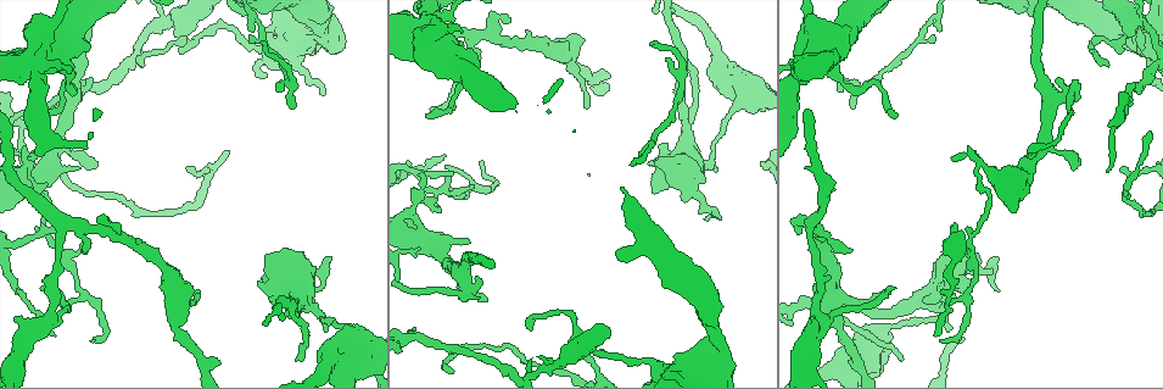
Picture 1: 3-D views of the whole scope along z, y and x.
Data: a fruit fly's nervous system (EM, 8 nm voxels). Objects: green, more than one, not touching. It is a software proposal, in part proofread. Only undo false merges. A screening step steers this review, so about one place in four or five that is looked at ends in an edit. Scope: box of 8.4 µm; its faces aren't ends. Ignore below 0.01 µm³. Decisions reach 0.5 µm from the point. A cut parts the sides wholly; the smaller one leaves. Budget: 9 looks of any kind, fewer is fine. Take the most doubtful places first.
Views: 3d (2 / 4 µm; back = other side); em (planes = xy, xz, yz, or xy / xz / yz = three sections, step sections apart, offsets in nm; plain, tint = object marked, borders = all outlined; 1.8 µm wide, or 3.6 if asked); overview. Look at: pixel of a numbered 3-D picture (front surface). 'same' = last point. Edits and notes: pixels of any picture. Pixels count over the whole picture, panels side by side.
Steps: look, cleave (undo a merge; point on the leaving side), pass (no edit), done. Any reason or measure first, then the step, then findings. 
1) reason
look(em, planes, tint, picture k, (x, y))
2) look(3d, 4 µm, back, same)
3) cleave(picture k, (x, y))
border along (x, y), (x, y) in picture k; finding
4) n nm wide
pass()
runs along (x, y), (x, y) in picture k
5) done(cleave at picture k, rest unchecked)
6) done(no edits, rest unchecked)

abrupt turn
look(em, xy, step 16, tint, picture 1, (42, 64))

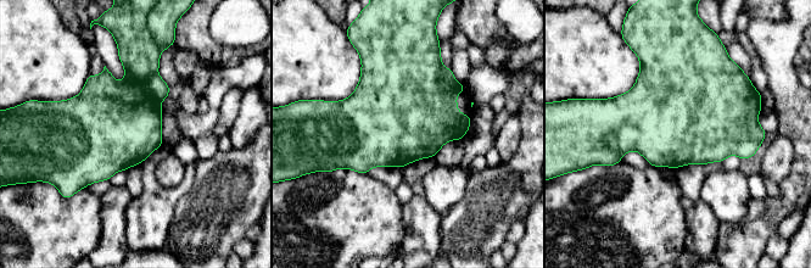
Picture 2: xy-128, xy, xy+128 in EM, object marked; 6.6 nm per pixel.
another direction
look(em, planes, tint, same)

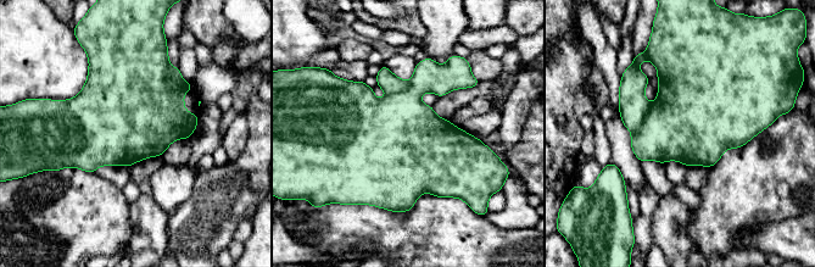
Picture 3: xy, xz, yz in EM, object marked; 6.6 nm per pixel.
cleave(picture 3, (634, 106))
border along (651, 104), (645, 120), (631, 133) in picture 3; two neurons meet here

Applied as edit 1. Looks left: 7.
abrupt turn
look(3d, 4 µm, back, picture 1, (52, 244))

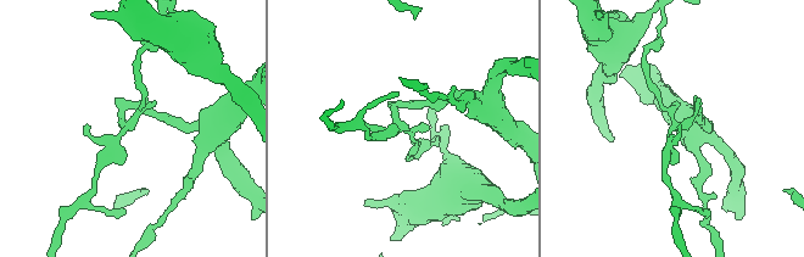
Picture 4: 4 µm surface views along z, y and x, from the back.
need the tissue
look(em, xy, step 8, tint, picture 4, (677, 123))

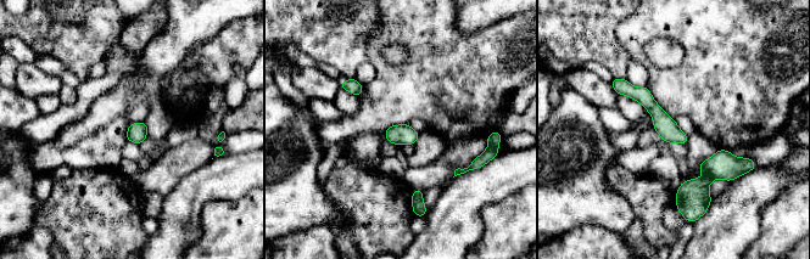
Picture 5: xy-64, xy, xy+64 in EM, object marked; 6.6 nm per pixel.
140 nm wide
pass()
runs along (616, 84), (638, 94), (685, 139) in picture 5; all the same neuron

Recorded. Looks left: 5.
thick turns thin
look(em, 3.6 µm, xz, step 16, tint, picture 1, (654, 363))

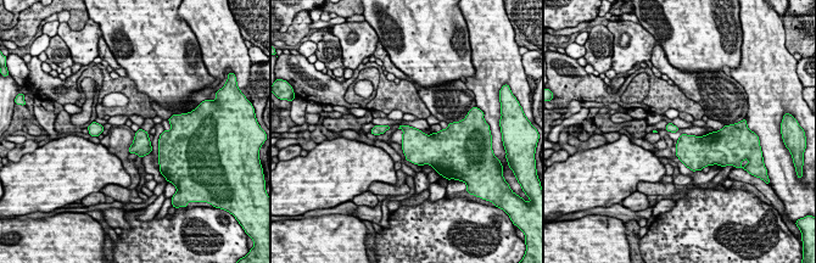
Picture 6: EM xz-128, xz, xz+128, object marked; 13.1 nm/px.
look(em, 3.6 µm, planes, borders, same)

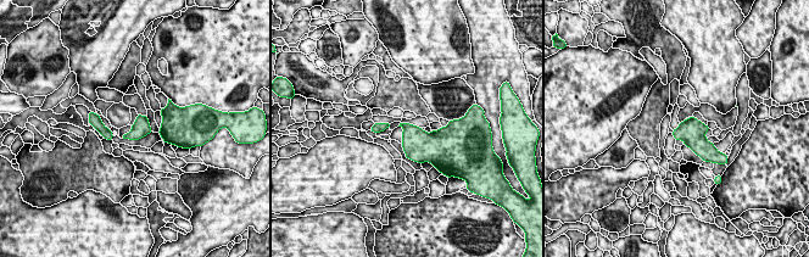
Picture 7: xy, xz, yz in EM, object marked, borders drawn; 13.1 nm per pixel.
pass()
continuous, no second neuron

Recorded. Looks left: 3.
sharp bend
look(em, planes, plain, picture 1, (417, 239))

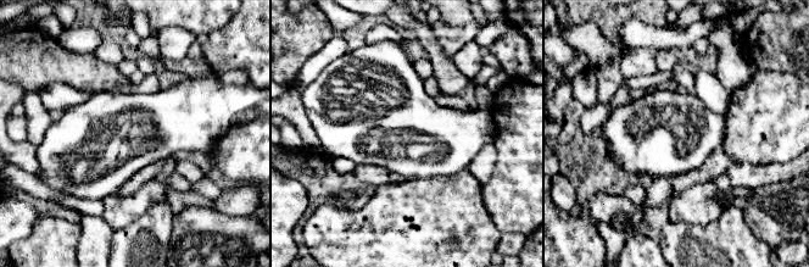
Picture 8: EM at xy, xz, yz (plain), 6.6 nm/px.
where the object lies
look(em, planes, tint, same)

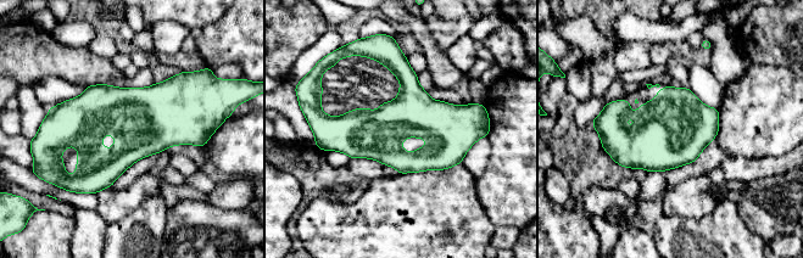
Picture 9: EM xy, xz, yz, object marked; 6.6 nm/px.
pass()
one neuron here

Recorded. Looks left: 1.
done(cleave at picture 3, rest unchecked)

